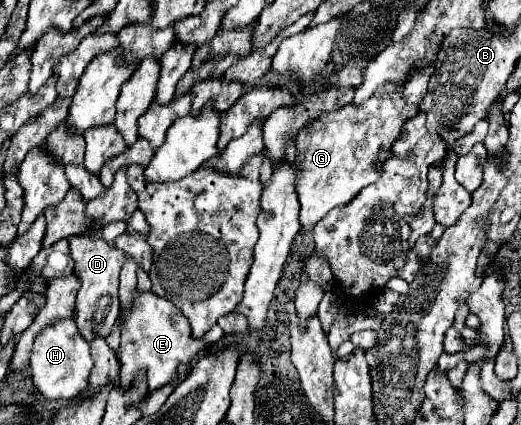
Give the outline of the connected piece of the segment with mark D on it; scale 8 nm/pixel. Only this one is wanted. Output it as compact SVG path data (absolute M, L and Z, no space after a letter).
M102 219L98 221L92 221L88 225L86 231L78 233L78 235L70 235L68 243L70 243L70 253L72 253L72 259L76 263L76 269L74 273L78 275L82 287L78 291L78 297L76 297L76 311L78 311L78 317L74 319L76 325L78 325L78 331L82 333L82 337L86 341L92 341L94 339L94 321L92 319L100 319L100 337L106 337L112 329L112 325L116 323L118 315L120 315L120 301L118 301L118 273L126 261L126 255L124 251L120 251L118 247L106 243L102 237L94 237L92 233L94 231L100 231L104 227Z

